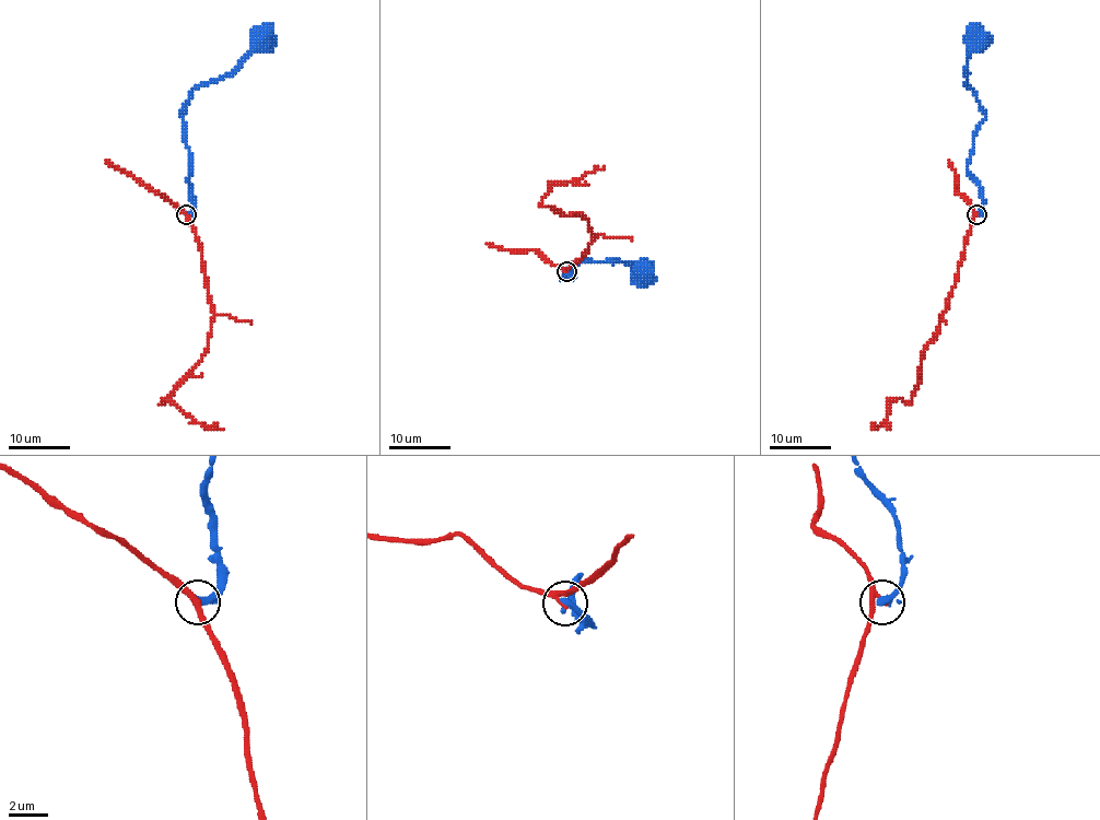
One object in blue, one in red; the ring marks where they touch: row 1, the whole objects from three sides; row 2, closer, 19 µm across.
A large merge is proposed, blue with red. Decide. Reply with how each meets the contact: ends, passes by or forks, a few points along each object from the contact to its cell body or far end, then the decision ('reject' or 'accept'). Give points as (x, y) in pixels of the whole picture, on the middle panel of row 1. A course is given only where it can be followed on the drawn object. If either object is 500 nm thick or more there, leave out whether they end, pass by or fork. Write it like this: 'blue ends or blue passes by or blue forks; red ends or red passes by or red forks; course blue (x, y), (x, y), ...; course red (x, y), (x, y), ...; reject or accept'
blue ends; red passes by; course blue (568, 270), (573, 277), (571, 262), (564, 280), (583, 261), (625, 261), (646, 272); course red (565, 270), (586, 252), (594, 236), (586, 218), (562, 214), (541, 202), (552, 184), (576, 180), (603, 166); reject

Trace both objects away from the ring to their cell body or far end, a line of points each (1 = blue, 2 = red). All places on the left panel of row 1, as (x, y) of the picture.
1: (187, 214), (192, 209), (192, 190), (184, 117), (191, 93), (202, 84), (226, 77), (266, 38)
2: (185, 214), (199, 246), (213, 318), (206, 352), (161, 401), (172, 400), (207, 428), (222, 430)

